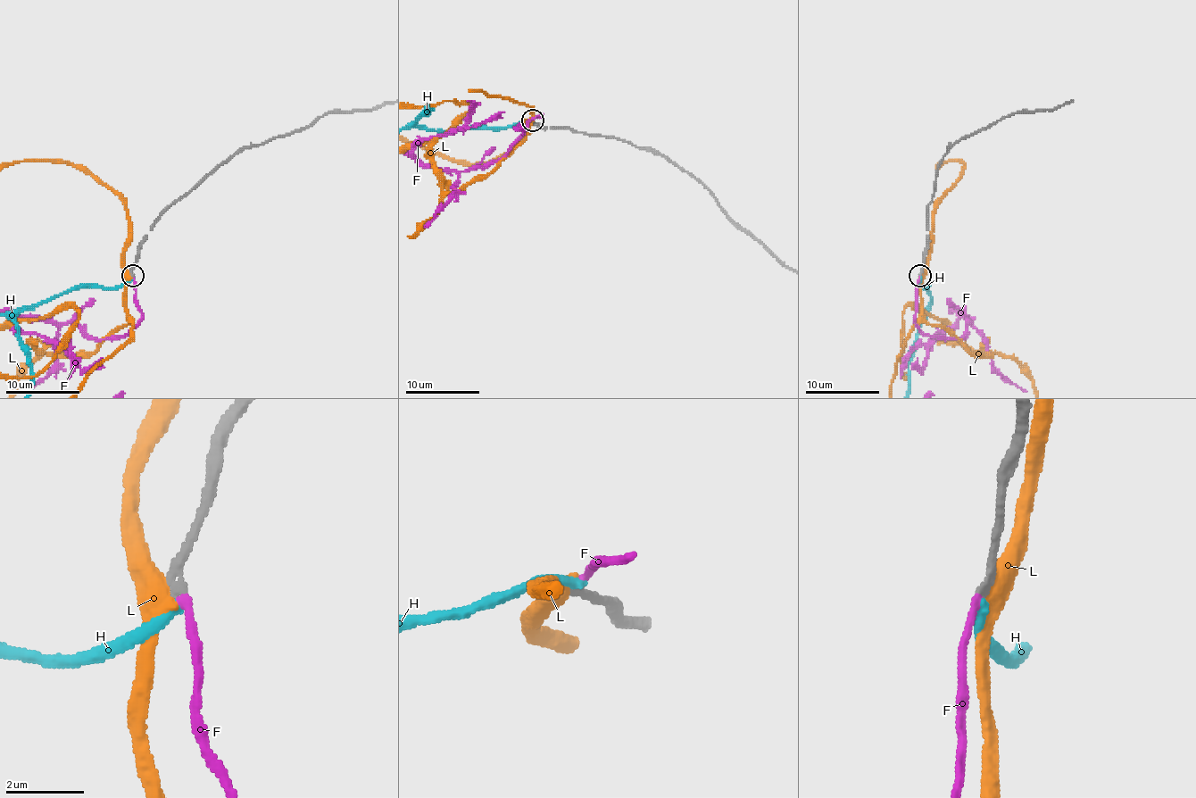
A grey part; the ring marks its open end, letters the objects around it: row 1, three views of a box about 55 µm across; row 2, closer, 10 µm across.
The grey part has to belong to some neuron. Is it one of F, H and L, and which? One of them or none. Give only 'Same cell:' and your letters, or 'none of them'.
Same cell: F

